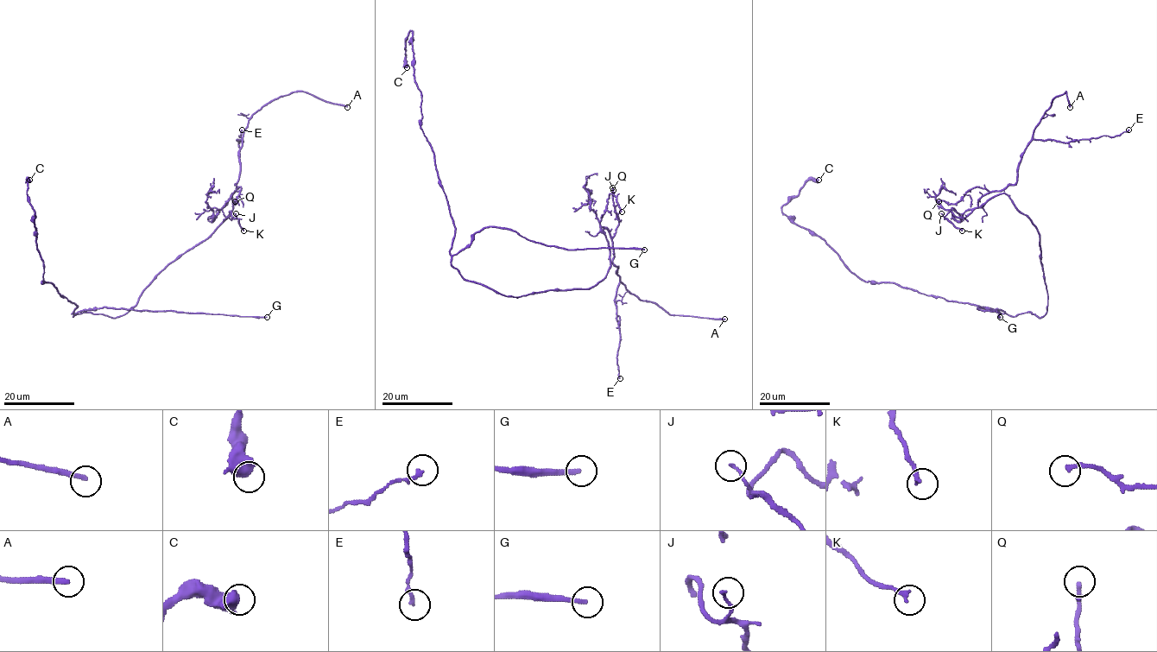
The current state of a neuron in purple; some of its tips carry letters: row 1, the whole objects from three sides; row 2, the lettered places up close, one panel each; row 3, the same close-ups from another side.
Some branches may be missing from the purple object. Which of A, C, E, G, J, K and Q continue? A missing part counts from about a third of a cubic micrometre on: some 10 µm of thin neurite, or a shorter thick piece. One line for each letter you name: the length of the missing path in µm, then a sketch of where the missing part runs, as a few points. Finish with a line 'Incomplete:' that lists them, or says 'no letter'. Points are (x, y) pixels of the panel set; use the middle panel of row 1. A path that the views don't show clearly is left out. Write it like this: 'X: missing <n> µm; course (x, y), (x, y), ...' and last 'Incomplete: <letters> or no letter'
A: missing 70 µm
G: missing 120 µm
Q: missing 15 µm
Incomplete: A, G, Q

